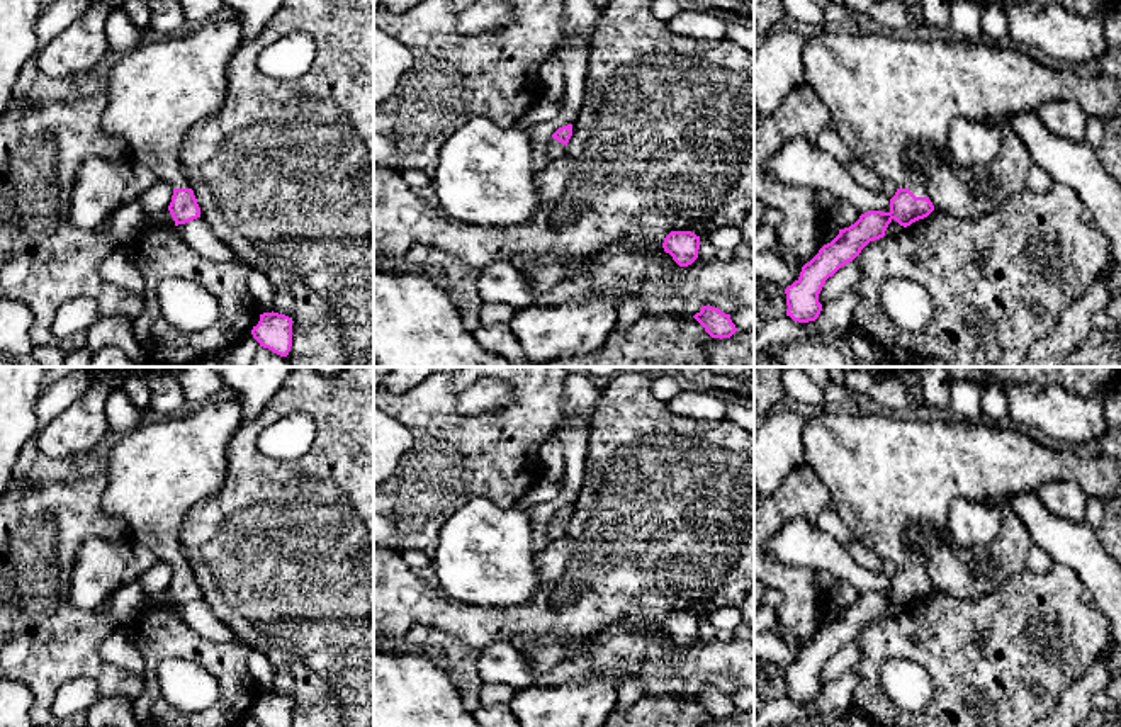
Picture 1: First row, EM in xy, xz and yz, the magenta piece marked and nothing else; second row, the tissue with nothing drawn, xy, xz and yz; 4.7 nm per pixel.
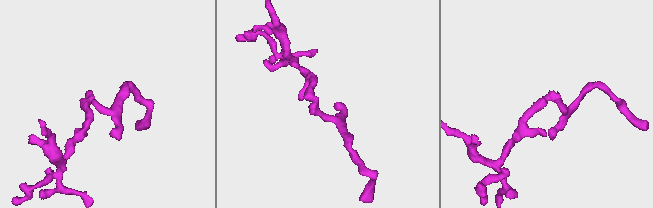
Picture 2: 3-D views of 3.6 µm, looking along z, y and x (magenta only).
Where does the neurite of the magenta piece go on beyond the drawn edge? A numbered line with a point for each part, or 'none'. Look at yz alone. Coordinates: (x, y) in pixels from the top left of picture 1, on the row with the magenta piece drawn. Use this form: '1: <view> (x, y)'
1: yz (885, 94)

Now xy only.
1: xy (158, 90)

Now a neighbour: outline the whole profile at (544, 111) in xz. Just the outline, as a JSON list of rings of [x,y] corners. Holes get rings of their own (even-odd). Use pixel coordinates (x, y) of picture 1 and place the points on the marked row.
[[[544,97],[538,104],[530,107],[521,117],[518,117],[515,127],[528,129],[533,124],[552,121],[562,110],[564,100],[566,97],[562,97],[560,100],[547,100]]]

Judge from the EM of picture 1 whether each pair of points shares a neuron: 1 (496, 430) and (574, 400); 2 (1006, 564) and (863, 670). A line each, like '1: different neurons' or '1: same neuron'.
1: different neurons
2: different neurons

